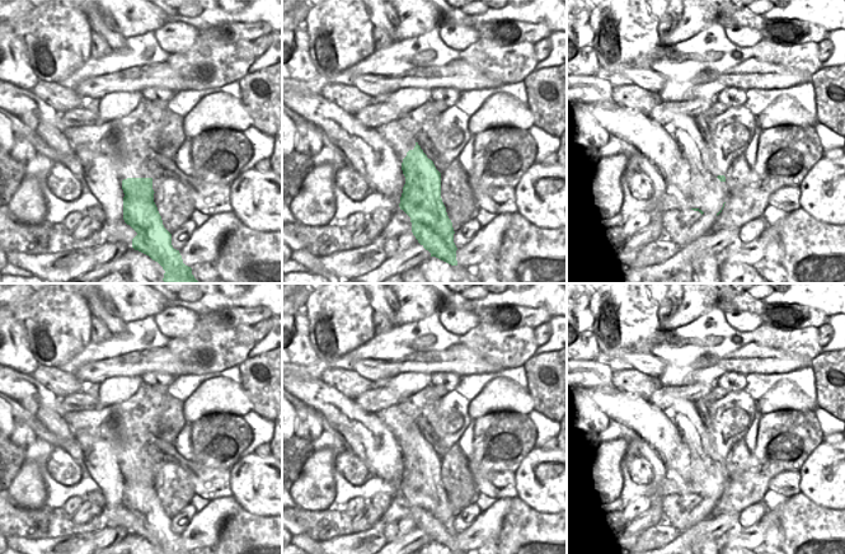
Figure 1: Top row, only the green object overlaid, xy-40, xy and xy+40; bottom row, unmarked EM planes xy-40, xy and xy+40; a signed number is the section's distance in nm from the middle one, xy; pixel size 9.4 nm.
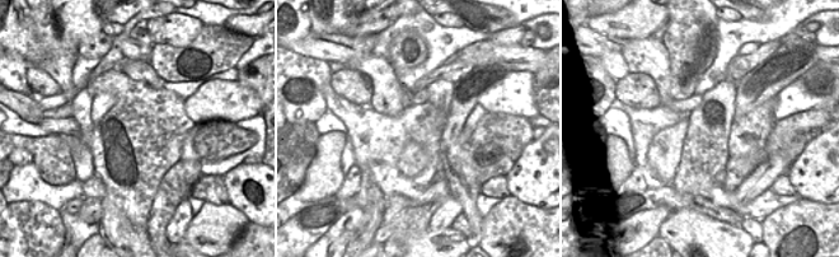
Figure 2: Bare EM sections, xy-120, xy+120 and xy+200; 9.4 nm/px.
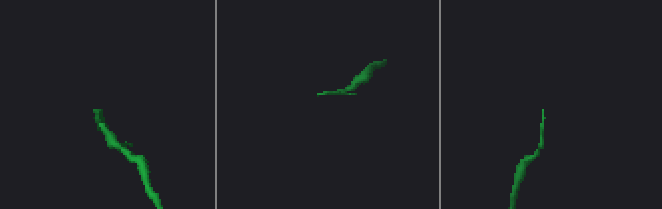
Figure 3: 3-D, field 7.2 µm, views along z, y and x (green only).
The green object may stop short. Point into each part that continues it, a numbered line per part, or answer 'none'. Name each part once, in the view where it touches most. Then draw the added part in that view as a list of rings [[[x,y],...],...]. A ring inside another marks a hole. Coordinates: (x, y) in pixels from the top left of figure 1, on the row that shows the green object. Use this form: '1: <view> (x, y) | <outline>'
1: xy (402, 141) | [[[394,119],[385,128],[385,137],[394,149],[402,165],[403,159],[407,156],[407,152],[409,150],[413,150],[416,146],[417,141],[414,136],[405,128],[403,128],[402,125],[398,122],[398,119]]]

